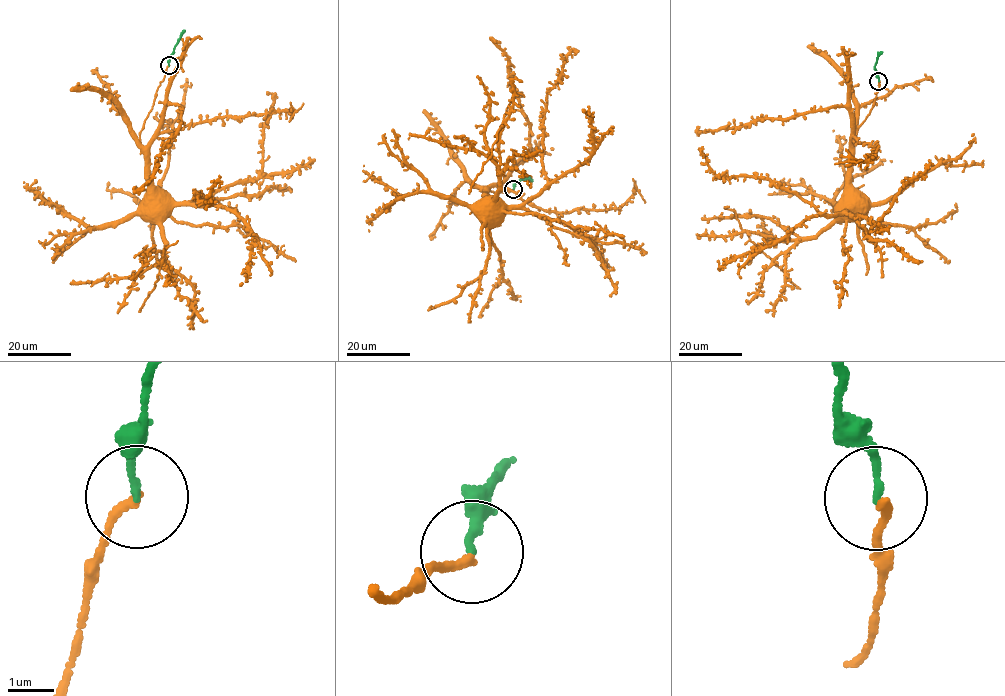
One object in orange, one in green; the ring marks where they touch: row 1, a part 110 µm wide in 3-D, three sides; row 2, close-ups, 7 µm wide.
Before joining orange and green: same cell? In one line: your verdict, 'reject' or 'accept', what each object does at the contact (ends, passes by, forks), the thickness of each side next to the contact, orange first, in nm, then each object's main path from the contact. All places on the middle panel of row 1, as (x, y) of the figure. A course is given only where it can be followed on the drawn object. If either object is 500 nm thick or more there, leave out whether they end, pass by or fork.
accept; orange ends; green ends; calibres 190 and 140 nm; course orange (513, 188), (498, 194), (480, 188), (484, 191), (483, 201), (479, 203), (482, 206); course green (513, 188), (521, 178), (532, 180)

